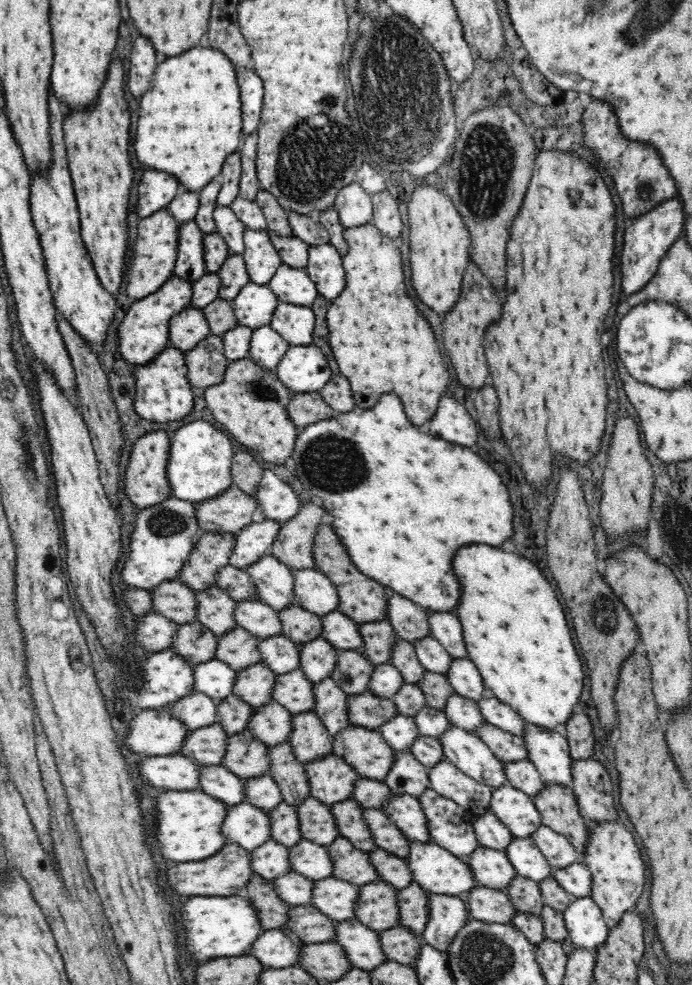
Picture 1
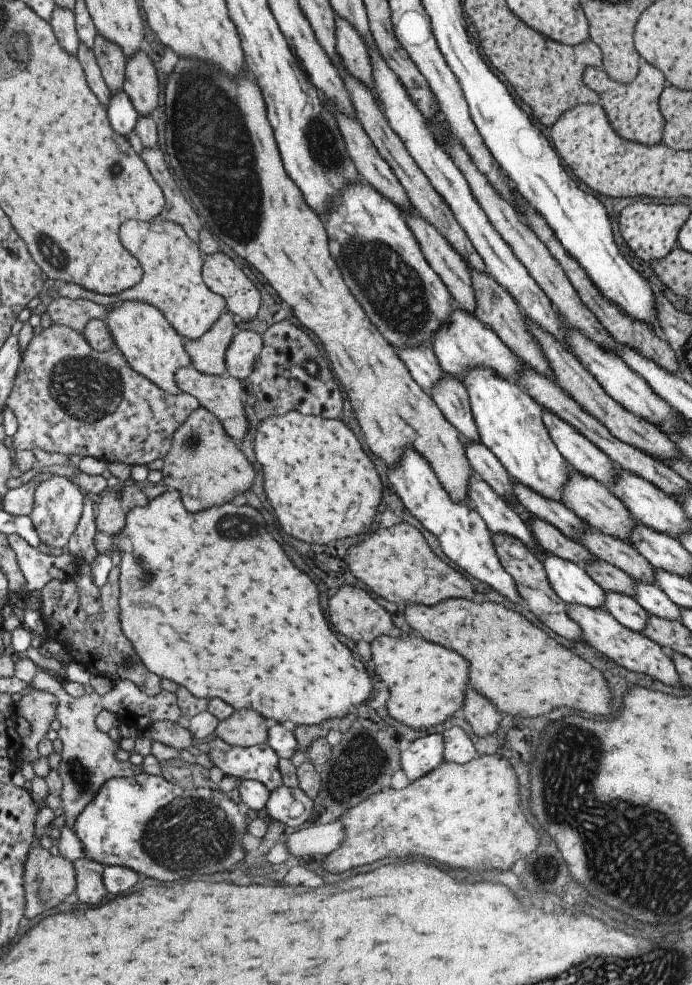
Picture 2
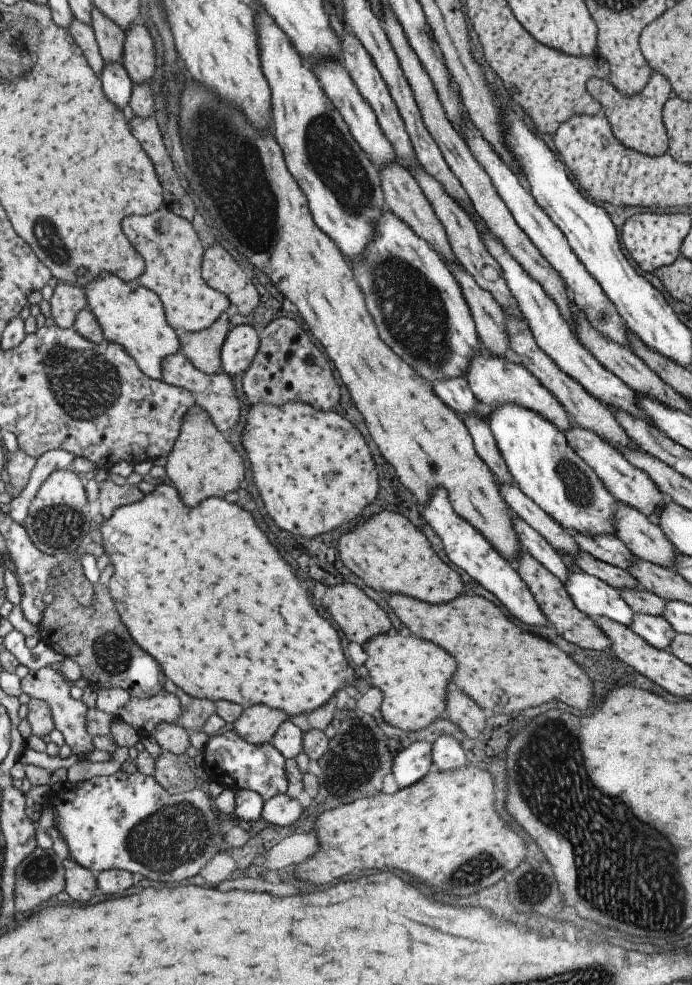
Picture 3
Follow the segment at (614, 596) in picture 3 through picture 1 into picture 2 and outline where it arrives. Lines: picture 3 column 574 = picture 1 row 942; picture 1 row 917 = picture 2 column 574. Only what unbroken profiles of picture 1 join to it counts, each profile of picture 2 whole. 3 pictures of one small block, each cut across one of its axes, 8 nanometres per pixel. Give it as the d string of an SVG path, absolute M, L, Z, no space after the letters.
M556 555L548 556L543 564L550 586L552 586L554 592L556 592L566 604L576 603L577 605L604 609L604 602L606 602L604 590L588 576L588 572L586 572L585 568L579 567L577 564L557 557Z

